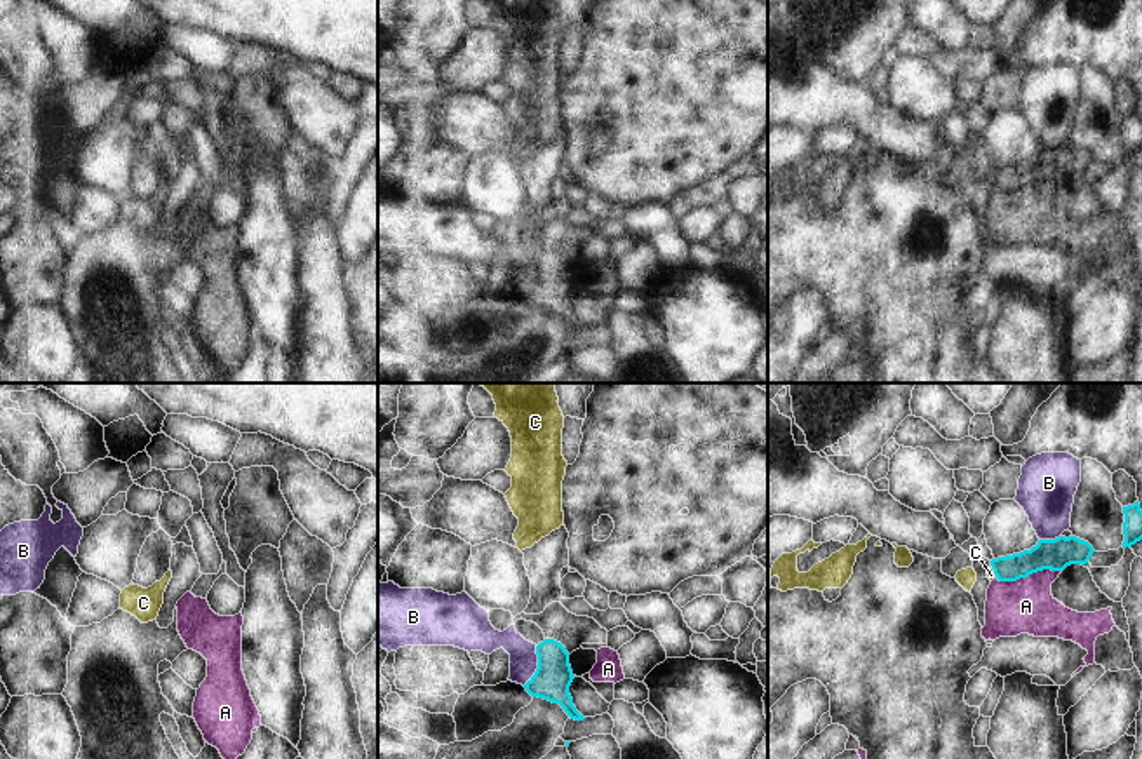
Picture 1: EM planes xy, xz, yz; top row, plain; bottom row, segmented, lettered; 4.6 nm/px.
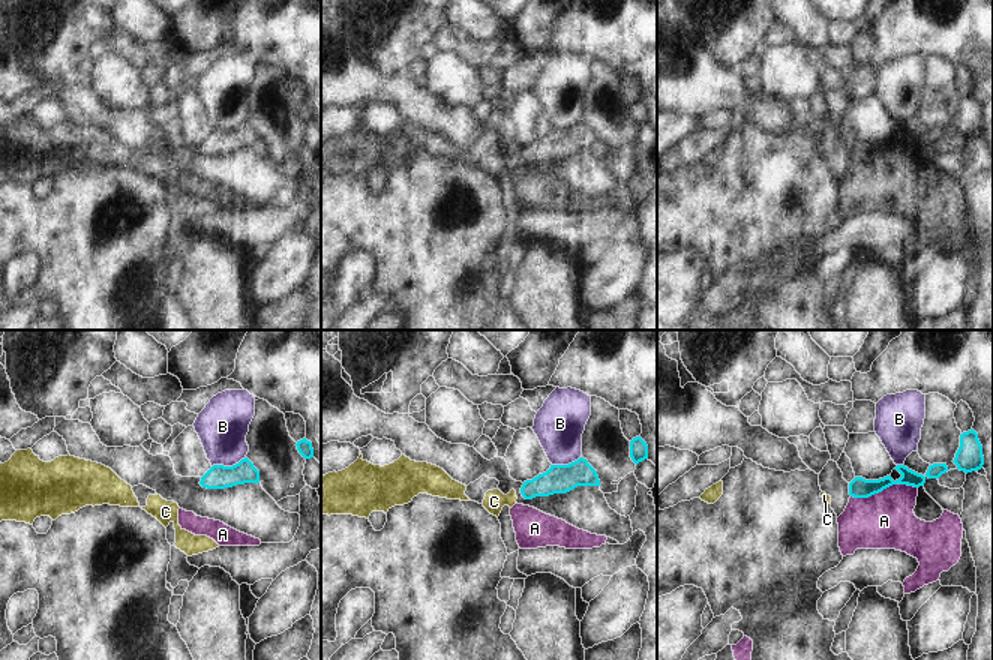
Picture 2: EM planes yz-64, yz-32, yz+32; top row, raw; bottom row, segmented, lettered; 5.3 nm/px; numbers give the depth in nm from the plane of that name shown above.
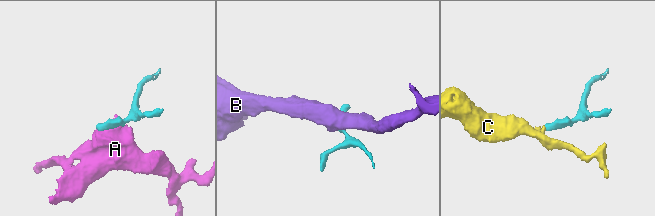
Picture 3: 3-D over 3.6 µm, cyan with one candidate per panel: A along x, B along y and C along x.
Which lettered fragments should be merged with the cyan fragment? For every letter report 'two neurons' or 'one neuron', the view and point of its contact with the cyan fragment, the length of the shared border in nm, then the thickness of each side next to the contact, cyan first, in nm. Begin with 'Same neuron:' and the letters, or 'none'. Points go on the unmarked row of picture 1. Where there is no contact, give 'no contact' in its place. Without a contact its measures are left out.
Same neuron: none
A: two neurons | yz (1027, 185) | 300 nm | 150/260 nm
B: two neurons | xz (538, 275) | 200 nm | 170/130 nm
C: two neurons | yz (994, 181) | 70 nm | 130/40 nm

